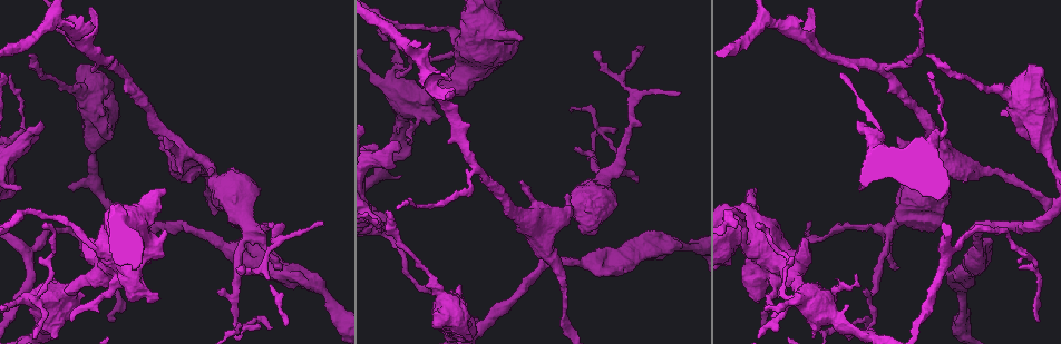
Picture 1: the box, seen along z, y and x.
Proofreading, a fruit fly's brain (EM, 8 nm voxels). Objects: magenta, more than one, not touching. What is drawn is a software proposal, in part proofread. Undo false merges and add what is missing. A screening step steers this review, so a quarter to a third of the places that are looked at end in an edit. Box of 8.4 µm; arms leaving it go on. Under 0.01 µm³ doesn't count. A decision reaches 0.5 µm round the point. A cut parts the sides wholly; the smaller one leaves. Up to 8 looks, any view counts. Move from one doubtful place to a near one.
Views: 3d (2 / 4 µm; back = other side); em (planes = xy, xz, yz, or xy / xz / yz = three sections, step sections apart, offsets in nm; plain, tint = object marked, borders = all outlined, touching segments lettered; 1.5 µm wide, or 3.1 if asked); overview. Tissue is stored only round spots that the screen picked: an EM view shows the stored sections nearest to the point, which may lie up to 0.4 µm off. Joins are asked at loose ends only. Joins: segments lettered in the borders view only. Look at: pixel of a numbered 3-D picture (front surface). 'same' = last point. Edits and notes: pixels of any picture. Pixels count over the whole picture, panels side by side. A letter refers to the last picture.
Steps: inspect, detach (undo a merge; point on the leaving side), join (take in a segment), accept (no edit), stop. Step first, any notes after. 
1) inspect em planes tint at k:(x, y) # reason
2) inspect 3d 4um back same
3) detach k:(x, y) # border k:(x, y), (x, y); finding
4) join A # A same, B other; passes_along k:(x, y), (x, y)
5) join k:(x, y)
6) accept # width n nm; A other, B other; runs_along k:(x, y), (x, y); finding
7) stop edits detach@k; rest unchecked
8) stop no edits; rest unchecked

inspect em planes tint at 1:(829, 328) # abrupt turn

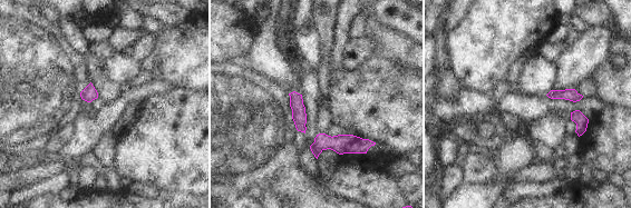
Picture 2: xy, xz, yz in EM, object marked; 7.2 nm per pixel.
inspect em planes borders same # what lies round it

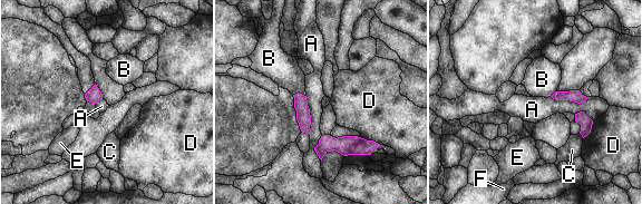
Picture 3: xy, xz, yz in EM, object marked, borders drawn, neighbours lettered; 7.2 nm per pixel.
detach 3:(320, 153) # A other, B other, C other, D other, E other, F other; border 3:(318, 144), (326, 152); two cells meet here

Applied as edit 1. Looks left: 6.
inspect overview # redraw

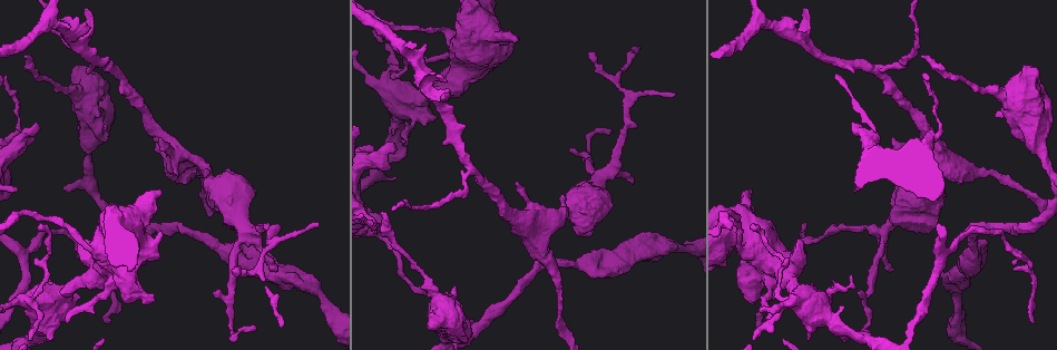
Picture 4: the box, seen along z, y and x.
inspect em xy step 8 tint at 4:(118, 71)

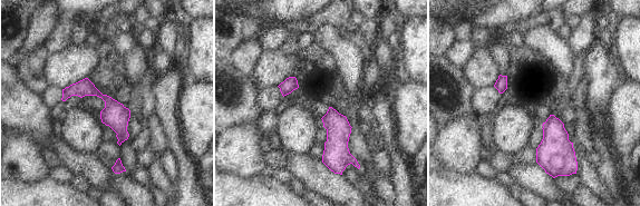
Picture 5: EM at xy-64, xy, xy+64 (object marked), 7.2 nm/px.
inspect em xy step 8 borders same # see the neighbours

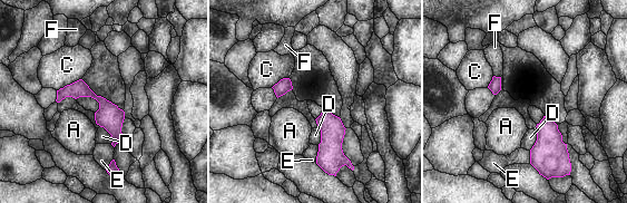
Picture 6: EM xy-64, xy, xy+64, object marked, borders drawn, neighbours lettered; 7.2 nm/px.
accept # A other, C other, D other, E other, F other; border 6:(536, 129), (536, 142), (529, 150); continuous, no second cell

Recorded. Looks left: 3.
stop edits detach@3; rest unchecked

